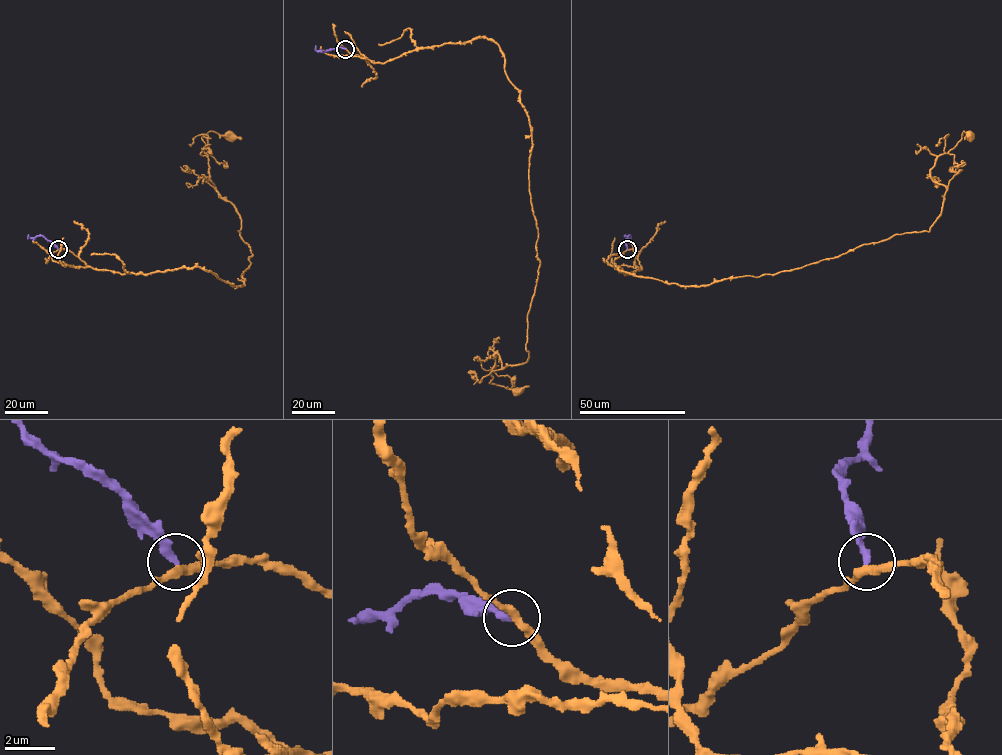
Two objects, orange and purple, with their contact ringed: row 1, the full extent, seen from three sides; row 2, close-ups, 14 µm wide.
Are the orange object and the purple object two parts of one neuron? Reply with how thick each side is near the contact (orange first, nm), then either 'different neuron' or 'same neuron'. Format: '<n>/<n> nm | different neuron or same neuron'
320/320 nm | different neuron

